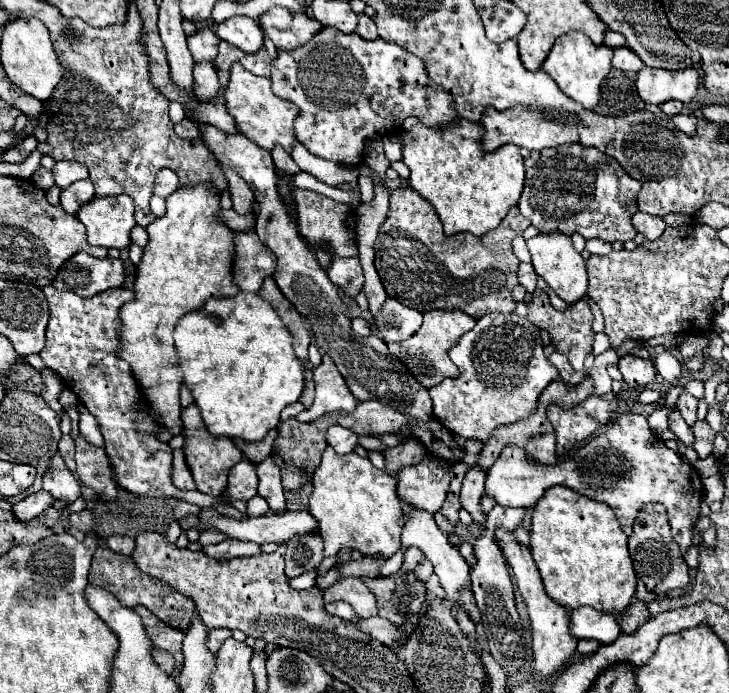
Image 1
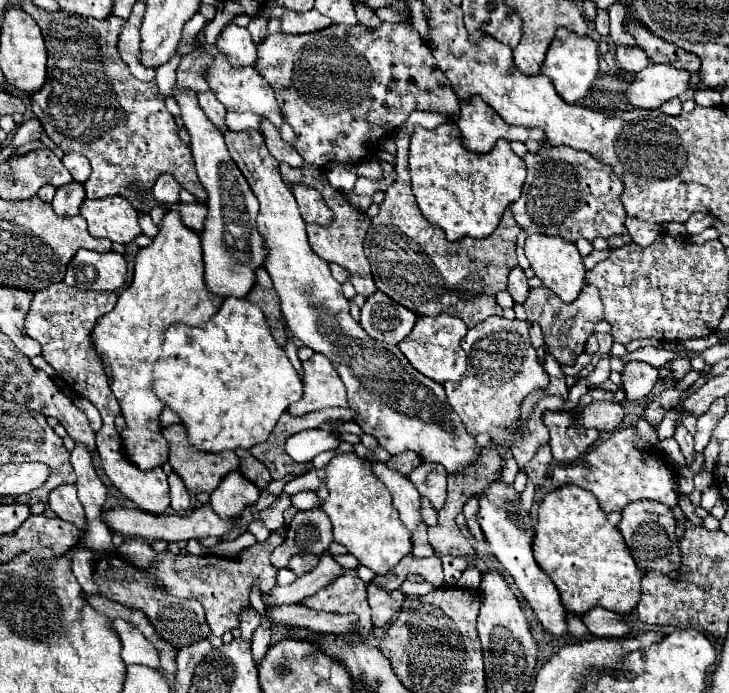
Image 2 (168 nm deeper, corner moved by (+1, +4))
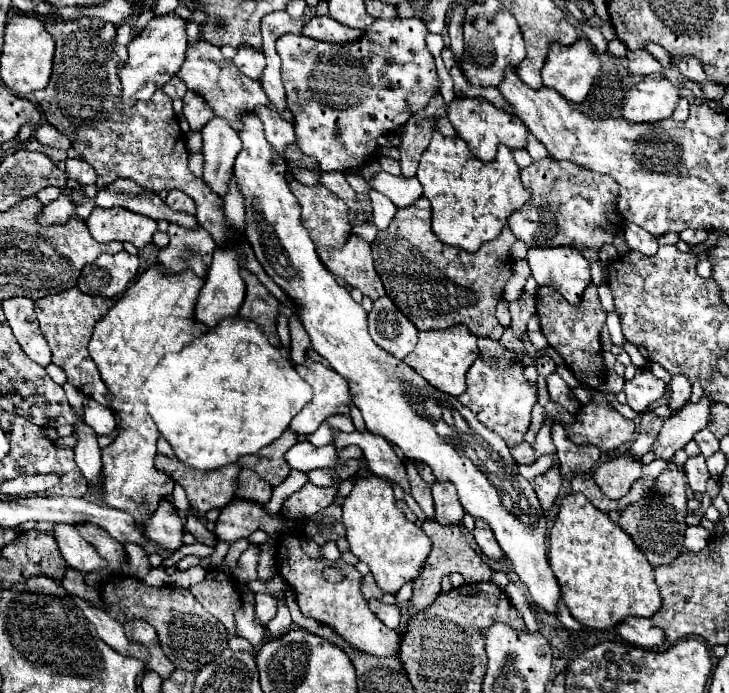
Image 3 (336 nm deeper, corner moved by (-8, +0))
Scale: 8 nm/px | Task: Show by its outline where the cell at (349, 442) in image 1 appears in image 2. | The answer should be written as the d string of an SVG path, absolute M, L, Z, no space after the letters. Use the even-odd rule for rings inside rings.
M321 428L297 432L285 442L285 450L295 462L309 462L317 454L335 450L337 446L339 446L339 436L333 430L321 430Z

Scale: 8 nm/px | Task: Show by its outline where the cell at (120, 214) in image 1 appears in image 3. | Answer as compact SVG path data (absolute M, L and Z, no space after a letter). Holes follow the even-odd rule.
M96 206L86 220L86 226L94 240L98 242L132 242L136 248L142 248L152 242L152 234L156 232L156 222L134 214L126 208L100 208Z

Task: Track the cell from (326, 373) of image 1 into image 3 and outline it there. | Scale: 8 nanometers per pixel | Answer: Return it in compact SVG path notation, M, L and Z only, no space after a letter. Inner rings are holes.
M306 356L306 360L294 368L312 386L314 394L304 410L292 420L290 430L294 434L312 434L328 416L338 414L340 406L348 406L352 394L348 382L326 364L308 360Z

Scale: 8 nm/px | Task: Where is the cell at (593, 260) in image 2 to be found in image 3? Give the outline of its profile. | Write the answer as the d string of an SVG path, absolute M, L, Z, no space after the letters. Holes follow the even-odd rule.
M601 285L598 287L598 294L604 310L607 313L614 311L614 299L610 288L607 285Z

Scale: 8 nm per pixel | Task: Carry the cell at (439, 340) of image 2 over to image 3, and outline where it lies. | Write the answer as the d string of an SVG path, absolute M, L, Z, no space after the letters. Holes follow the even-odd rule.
M452 326L446 330L436 330L436 332L420 332L418 334L418 344L414 352L410 352L404 362L414 368L428 384L434 388L450 394L450 396L460 396L466 390L466 372L472 366L472 362L478 356L478 346L476 346L476 336L468 332L468 328Z

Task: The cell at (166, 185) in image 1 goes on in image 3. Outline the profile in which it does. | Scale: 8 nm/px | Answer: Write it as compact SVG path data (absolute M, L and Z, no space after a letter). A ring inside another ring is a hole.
M172 190L168 192L168 198L164 200L168 208L176 210L176 212L186 212L186 214L196 214L196 204L192 202L190 196L184 196L184 192L180 190Z

